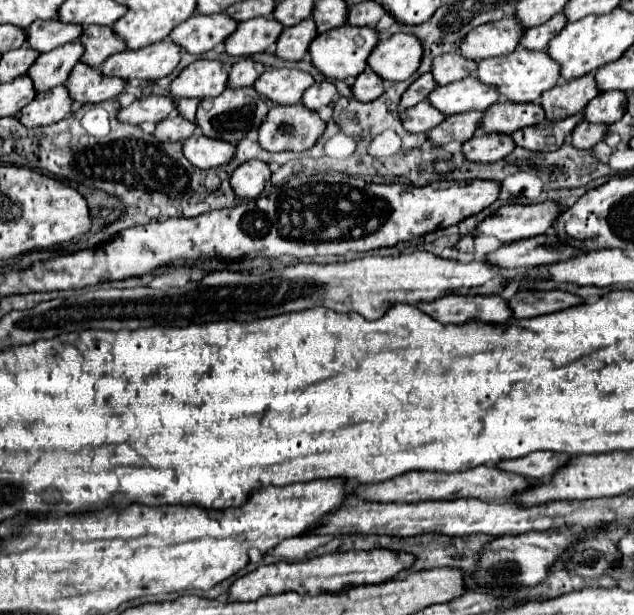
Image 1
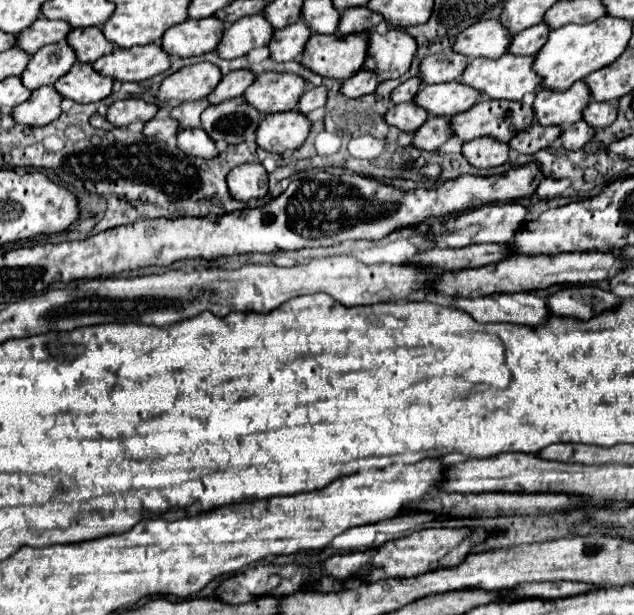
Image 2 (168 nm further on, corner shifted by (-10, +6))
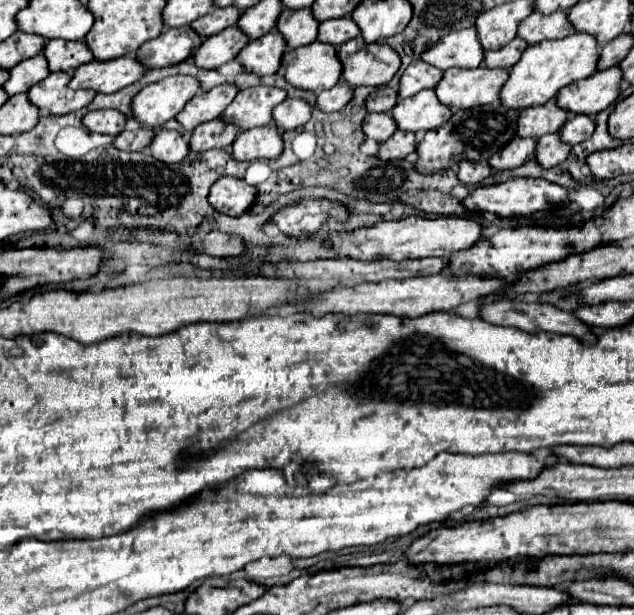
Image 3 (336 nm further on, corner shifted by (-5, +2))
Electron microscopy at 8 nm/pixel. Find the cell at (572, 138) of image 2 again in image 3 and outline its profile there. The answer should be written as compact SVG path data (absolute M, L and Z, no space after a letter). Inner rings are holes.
M558 132L554 134L546 134L542 138L538 138L538 148L536 148L536 160L544 166L544 168L552 168L562 164L568 154L570 154L570 144L562 144L562 136L558 136Z

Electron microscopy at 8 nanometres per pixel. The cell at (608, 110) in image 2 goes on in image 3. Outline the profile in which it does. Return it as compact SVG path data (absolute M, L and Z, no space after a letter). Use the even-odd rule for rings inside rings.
M570 116L562 126L562 140L568 144L580 144L594 134L594 120L590 116Z

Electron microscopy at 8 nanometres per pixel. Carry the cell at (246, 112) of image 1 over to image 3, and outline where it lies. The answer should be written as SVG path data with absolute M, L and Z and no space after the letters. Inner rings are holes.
M216 118L212 122L206 122L206 124L200 124L198 128L194 128L194 132L190 136L190 150L194 150L194 152L204 152L204 150L212 150L212 148L230 150L238 132L240 130L236 124Z

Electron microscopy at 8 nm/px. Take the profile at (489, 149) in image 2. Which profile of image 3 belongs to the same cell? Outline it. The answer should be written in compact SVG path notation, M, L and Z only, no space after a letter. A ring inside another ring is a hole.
M462 160L460 170L458 170L458 178L460 178L460 182L466 184L466 186L476 186L476 184L480 184L486 176L490 176L490 172L492 172L490 164L484 164L484 162L474 164L472 160Z

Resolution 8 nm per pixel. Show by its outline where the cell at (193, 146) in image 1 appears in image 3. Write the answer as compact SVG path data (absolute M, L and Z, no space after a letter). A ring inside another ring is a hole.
M158 130L150 144L152 156L166 164L182 162L190 154L190 142L176 130Z

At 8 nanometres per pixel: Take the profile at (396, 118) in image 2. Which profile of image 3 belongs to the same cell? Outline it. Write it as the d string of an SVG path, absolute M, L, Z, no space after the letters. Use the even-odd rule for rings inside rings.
M368 114L364 118L364 124L362 124L362 130L368 138L374 138L374 140L380 140L380 142L386 142L396 130L398 130L398 124L394 124L394 118L390 114Z

